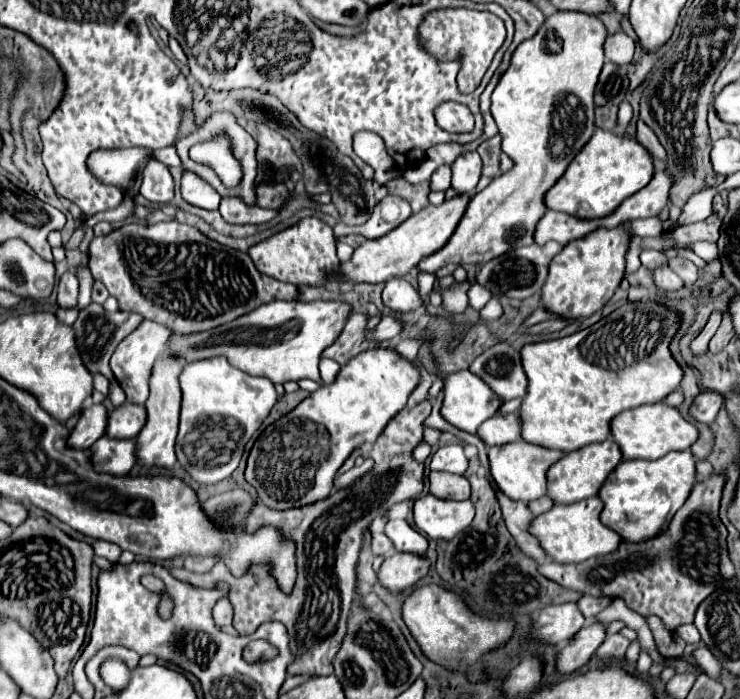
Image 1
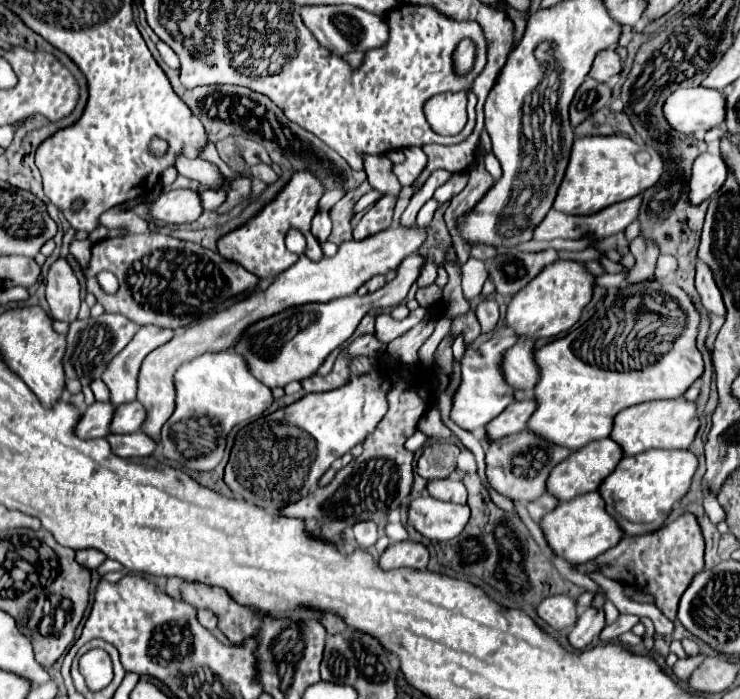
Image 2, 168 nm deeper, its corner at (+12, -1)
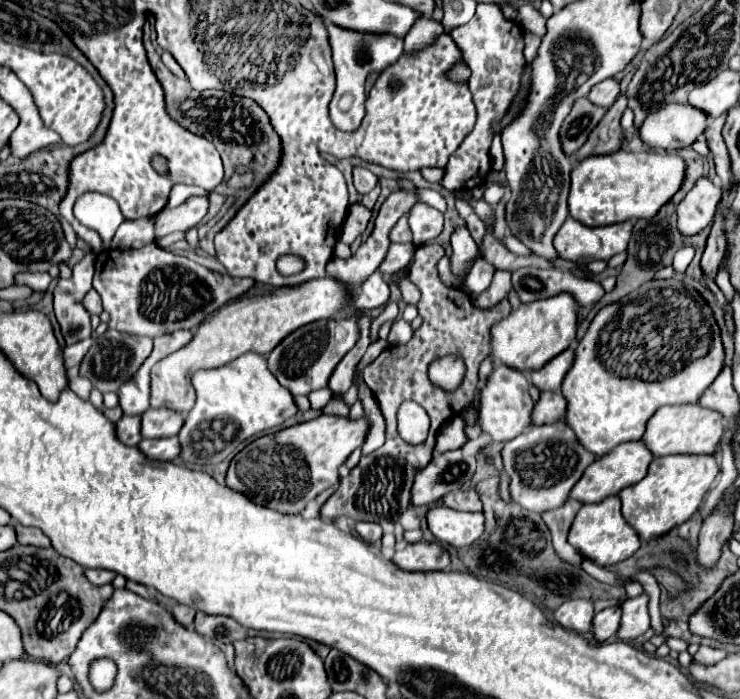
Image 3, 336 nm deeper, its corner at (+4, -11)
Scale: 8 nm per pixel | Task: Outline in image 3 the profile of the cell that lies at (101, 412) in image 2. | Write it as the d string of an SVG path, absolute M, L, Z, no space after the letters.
M122 416L118 420L118 438L126 446L138 446L142 436L140 436L140 416Z

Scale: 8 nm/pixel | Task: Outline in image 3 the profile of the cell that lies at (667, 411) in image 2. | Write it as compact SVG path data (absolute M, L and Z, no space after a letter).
M700 404L662 406L646 424L642 440L654 456L666 454L712 454L724 434L724 416Z

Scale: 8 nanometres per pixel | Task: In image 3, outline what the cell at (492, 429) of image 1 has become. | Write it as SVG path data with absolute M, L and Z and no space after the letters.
M542 392L540 400L534 406L532 422L534 424L550 424L554 420L562 420L566 414L566 398L560 392Z

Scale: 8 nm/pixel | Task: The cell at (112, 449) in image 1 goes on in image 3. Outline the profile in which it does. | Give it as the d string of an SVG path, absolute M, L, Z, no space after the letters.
M176 436L158 438L158 440L142 440L140 450L154 460L176 460L180 456L180 442Z

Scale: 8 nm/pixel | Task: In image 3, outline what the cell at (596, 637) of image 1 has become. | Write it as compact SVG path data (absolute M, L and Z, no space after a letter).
M620 606L604 608L602 612L598 612L594 616L594 636L598 642L606 642L608 638L612 638L618 632L620 616L622 616Z

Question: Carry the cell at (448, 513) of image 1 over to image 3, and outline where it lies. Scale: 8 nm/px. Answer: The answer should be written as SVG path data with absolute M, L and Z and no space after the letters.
M434 506L426 514L428 528L438 542L450 544L454 548L470 546L484 532L484 514L482 512L458 512L446 506Z

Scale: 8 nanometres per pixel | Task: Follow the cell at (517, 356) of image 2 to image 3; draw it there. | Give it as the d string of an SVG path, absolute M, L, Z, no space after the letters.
M572 342L570 348L564 350L560 356L552 358L540 372L532 372L532 384L538 386L542 392L546 392L546 390L554 390L556 392L556 388L562 386L564 376L572 368L574 352L576 352L576 342Z

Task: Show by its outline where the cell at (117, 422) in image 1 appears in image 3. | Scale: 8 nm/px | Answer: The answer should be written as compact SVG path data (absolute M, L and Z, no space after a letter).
M148 408L142 414L142 436L144 438L176 436L182 426L184 426L184 416L170 408Z

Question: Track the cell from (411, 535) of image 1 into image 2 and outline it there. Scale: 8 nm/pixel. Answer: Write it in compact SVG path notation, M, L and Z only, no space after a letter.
M386 524L384 534L390 538L390 542L404 542L404 540L408 540L408 532L404 530L402 524Z

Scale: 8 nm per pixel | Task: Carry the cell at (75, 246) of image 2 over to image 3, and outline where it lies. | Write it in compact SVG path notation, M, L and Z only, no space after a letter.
M88 292L86 298L84 298L84 308L94 314L94 316L100 316L102 314L102 302L100 302L100 296L98 292Z

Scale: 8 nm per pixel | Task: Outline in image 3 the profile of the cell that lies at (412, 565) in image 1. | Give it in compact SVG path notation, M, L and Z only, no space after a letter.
M416 542L406 544L392 558L404 570L448 570L450 554L444 546L436 542Z

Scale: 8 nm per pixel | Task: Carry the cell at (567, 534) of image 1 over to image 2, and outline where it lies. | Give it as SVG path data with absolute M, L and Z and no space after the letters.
M598 492L582 494L582 496L576 496L574 500L560 502L552 512L548 512L540 520L540 528L552 552L570 564L582 564L582 562L594 560L596 556L614 548L624 536L616 520L604 510L604 500L600 498Z

